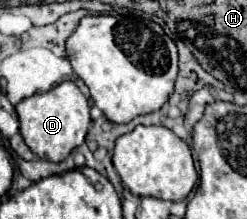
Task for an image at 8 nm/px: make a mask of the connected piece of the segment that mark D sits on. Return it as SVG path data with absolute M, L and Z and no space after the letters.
M64 81L46 93L36 93L28 99L22 99L16 105L16 113L20 121L20 135L24 137L26 145L36 157L46 157L52 163L64 161L72 153L72 149L84 143L88 125L92 121L88 99L82 95L74 81Z

